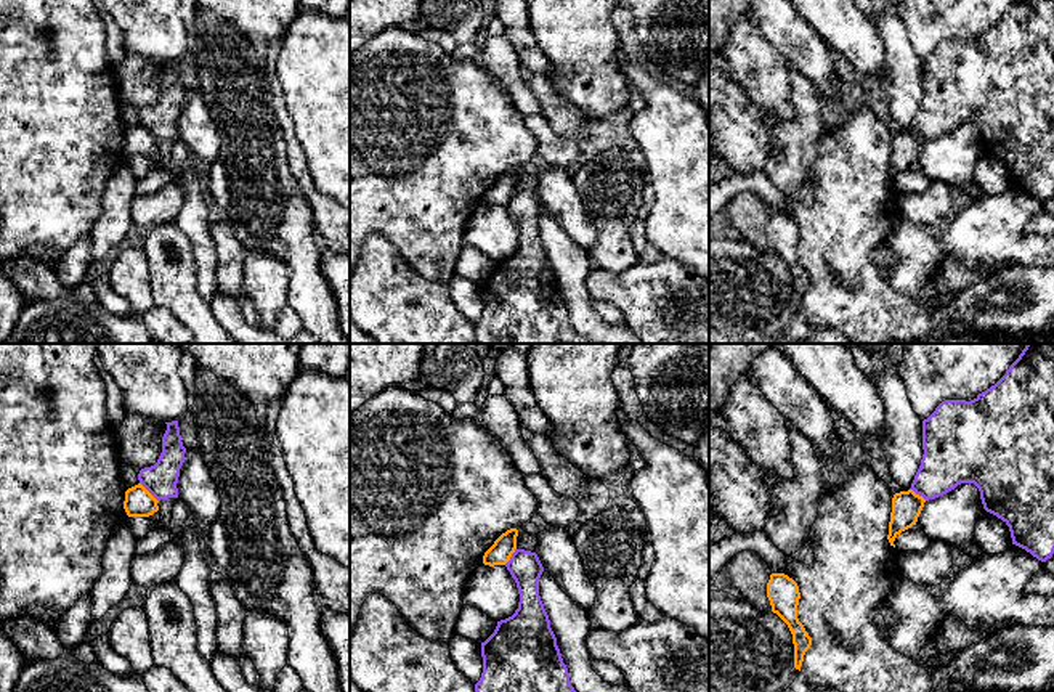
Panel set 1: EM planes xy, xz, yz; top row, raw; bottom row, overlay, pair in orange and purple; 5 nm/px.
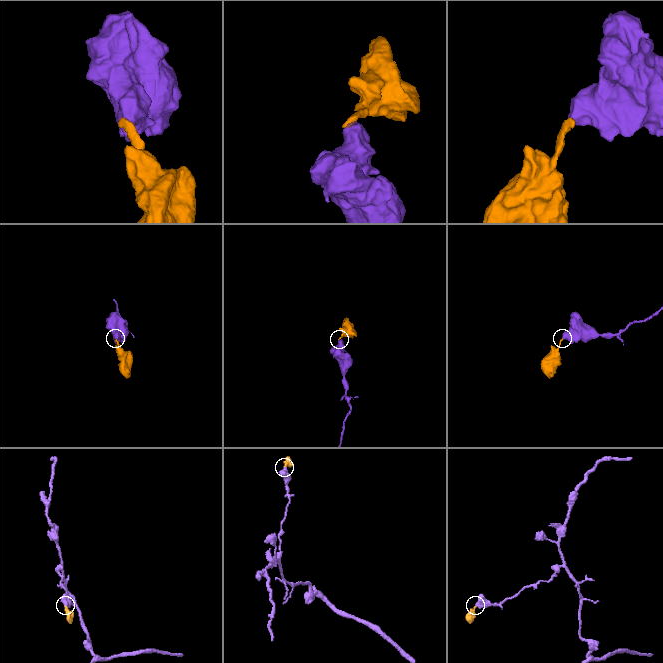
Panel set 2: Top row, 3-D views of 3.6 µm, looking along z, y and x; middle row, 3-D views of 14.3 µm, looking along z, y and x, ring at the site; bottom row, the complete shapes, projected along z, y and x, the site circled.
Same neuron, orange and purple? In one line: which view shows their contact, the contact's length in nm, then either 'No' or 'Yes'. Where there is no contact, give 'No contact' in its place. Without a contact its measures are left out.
Touches orange in xy. Shared border 140 nm. No

